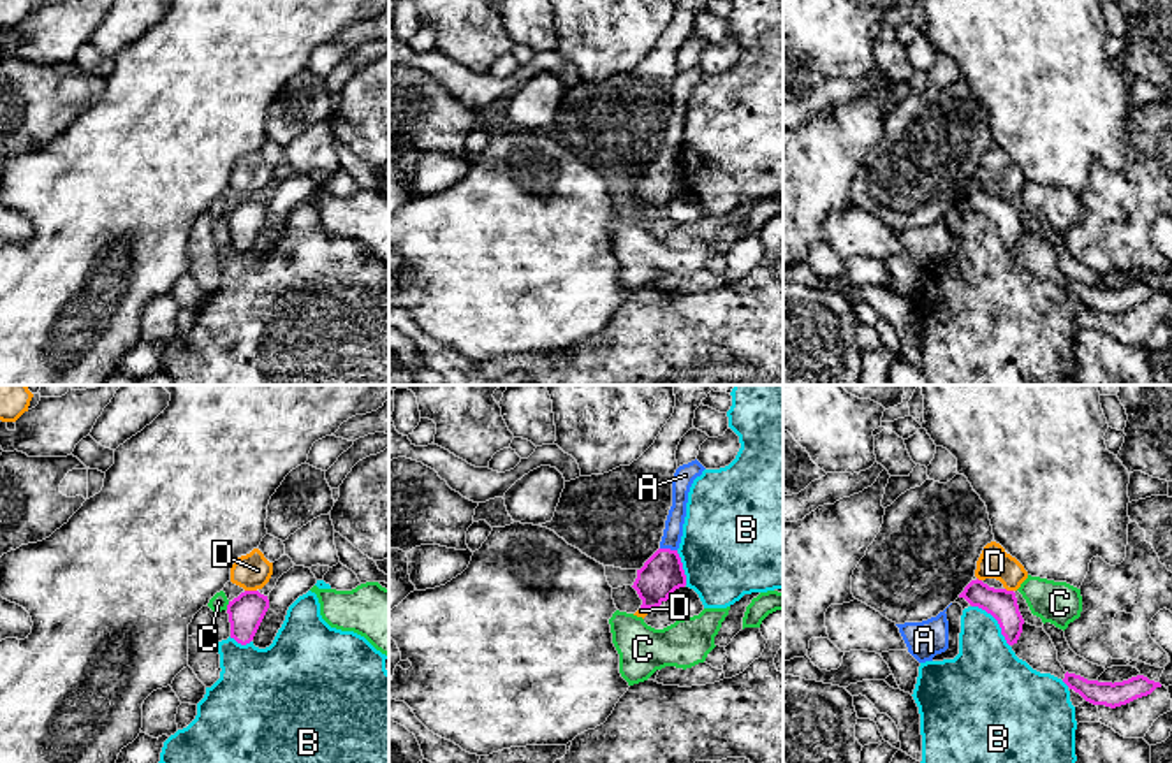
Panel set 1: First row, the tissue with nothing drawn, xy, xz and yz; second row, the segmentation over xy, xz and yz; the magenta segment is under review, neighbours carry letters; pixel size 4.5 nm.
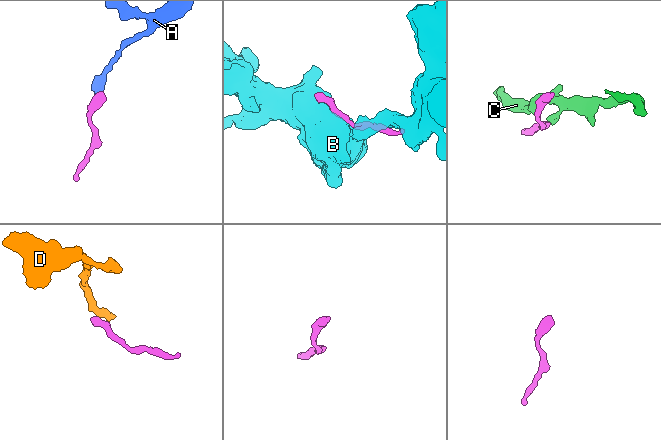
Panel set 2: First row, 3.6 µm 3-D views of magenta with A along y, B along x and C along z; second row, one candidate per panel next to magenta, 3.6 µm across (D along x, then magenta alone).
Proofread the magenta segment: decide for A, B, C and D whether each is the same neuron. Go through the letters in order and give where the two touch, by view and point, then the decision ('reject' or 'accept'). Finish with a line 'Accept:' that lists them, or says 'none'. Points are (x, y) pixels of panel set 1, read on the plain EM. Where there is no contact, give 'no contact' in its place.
A: contact xz (669, 155); accept
B: contact yz (996, 225); reject
C: contact xy (227, 211); reject
D: contact xy (250, 197); reject
Accept: A

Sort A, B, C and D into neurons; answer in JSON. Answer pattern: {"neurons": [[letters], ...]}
{"neurons": [["A"], ["B"], ["C"], ["D"]]}

